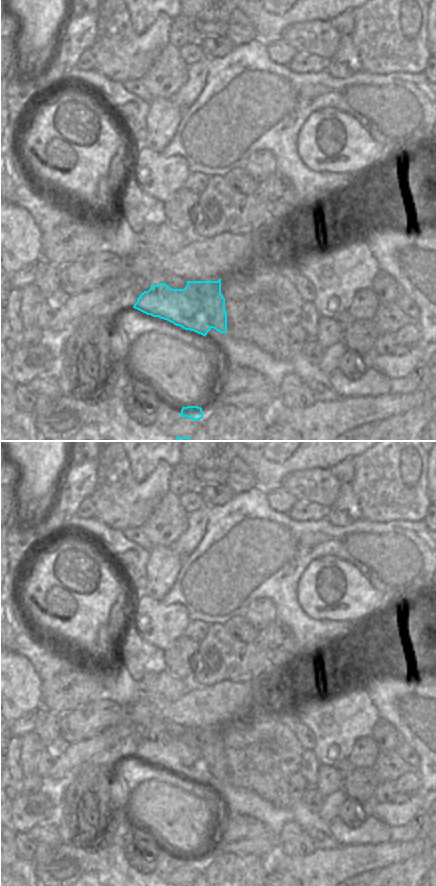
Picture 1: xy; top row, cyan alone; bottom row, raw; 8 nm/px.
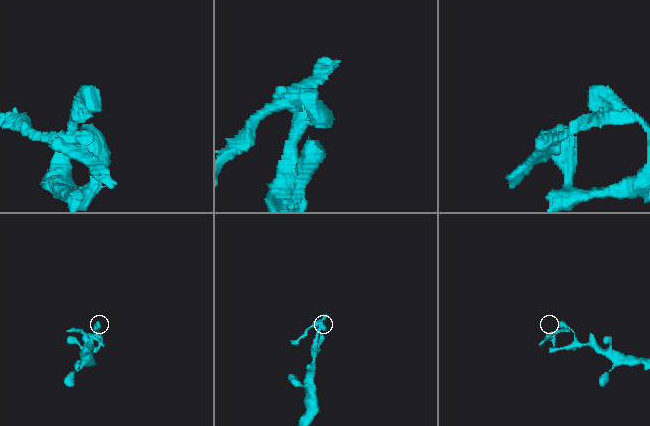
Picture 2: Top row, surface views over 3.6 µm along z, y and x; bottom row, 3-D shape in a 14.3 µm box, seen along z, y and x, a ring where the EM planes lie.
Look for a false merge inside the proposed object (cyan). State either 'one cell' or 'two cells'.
two cells

